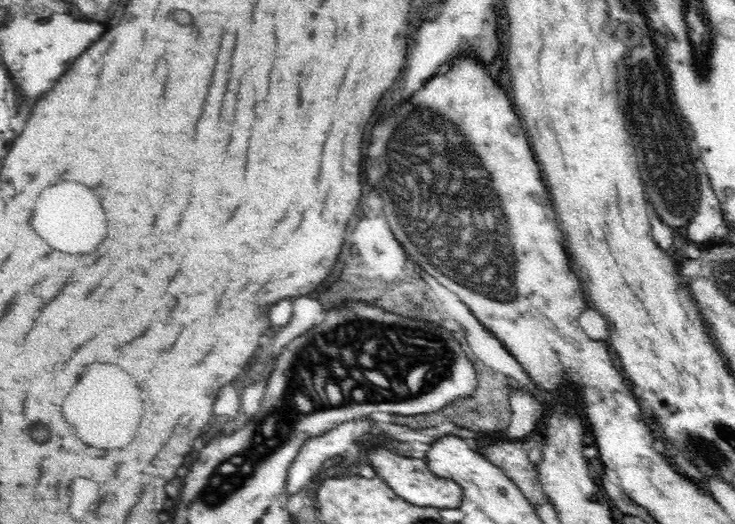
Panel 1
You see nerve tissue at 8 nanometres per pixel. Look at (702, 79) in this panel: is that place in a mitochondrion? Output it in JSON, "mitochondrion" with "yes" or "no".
{"mitochondrion":"yes"}

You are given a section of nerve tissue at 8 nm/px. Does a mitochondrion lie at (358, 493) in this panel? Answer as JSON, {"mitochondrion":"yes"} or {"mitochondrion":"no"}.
{"mitochondrion":"no"}

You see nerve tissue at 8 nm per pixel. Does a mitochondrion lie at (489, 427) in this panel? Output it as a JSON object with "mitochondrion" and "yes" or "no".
{"mitochondrion":"no"}

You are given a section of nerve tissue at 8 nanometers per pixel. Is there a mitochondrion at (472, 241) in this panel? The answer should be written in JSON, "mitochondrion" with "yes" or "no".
{"mitochondrion":"yes"}

